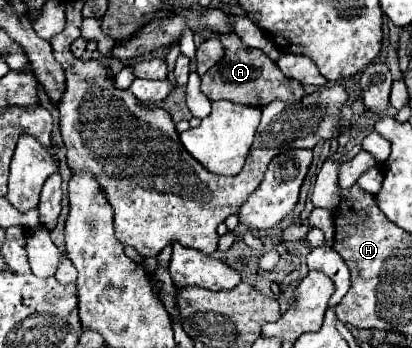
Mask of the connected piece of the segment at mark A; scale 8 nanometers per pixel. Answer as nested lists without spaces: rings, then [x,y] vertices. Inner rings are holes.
[[[221,34],[219,38],[225,46],[225,58],[201,78],[201,90],[209,100],[229,100],[235,104],[263,108],[273,100],[299,100],[305,96],[303,86],[297,80],[283,76],[279,66],[265,52],[247,48],[237,34]]]

